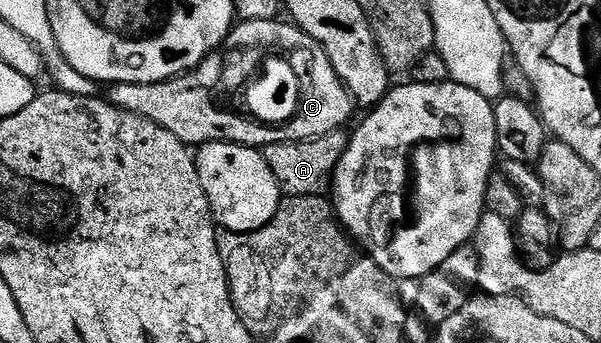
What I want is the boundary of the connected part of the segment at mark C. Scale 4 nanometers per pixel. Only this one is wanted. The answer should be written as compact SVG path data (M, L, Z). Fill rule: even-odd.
M280 18L238 22L224 44L210 52L193 71L162 83L118 83L108 88L107 98L127 113L155 121L155 125L167 129L167 133L175 133L186 145L238 143L264 149L272 143L317 139L342 130L355 112L349 91L339 81L321 45L292 22L281 22Z

